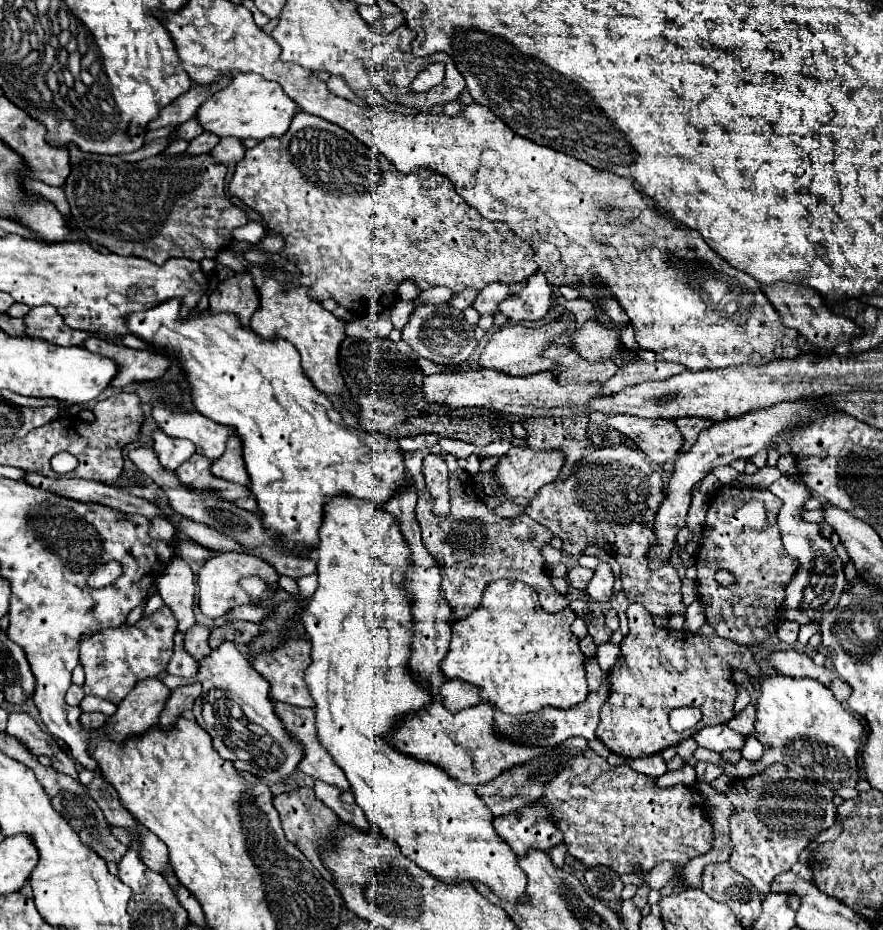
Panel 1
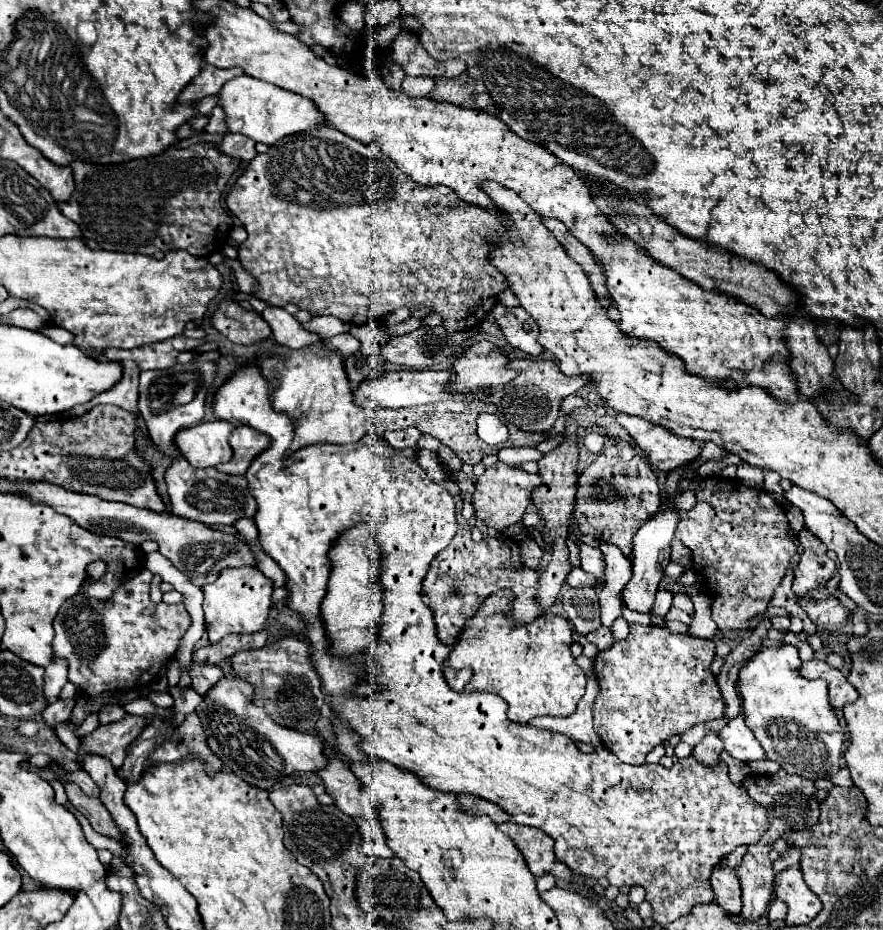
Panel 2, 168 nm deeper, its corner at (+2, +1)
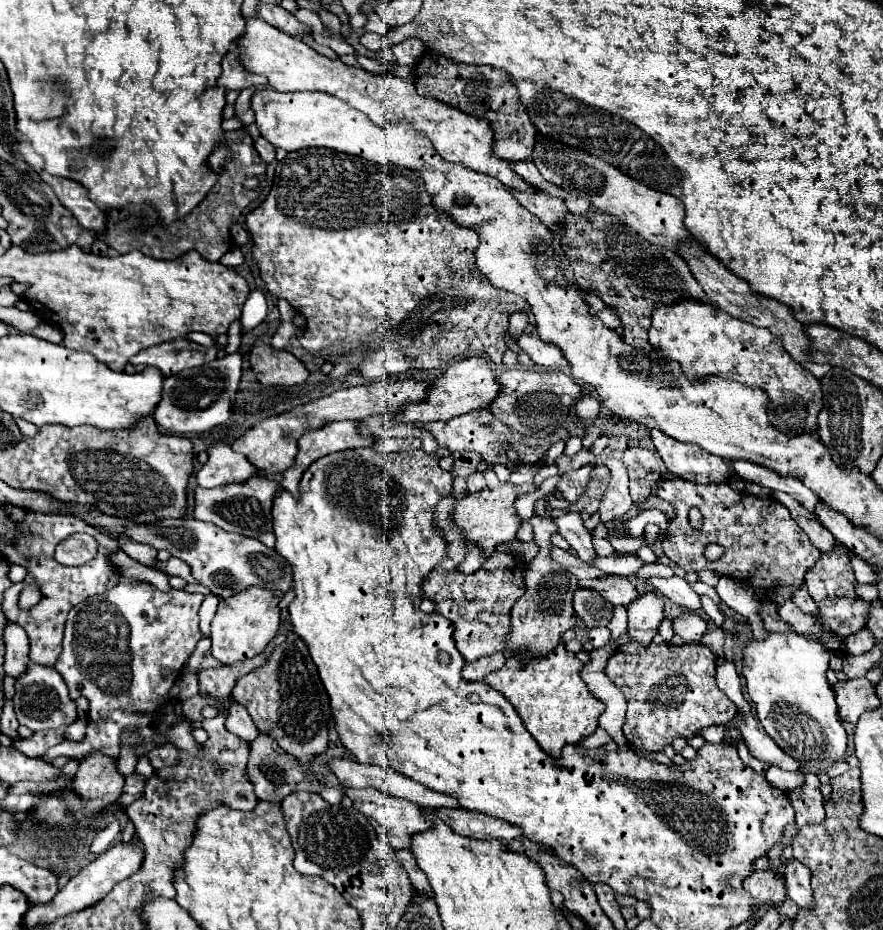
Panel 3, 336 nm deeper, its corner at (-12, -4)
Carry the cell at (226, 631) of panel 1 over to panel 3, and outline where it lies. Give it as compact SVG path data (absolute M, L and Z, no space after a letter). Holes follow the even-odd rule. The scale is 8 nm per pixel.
M275 636L271 640L271 644L267 646L267 650L251 660L243 660L243 662L235 662L231 666L221 666L221 668L209 668L209 670L201 670L199 672L199 694L201 696L211 696L215 700L229 700L231 688L235 686L235 682L249 674L251 670L255 670L257 666L261 666L265 662L265 658L271 656L271 652L275 650L275 646L281 644L281 638Z

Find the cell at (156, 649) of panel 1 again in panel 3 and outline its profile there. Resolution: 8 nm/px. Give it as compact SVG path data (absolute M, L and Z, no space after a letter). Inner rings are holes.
M121 578L119 586L87 598L69 612L63 652L55 670L63 676L69 696L87 698L91 706L89 714L99 716L89 718L83 742L53 746L45 762L61 754L81 760L95 750L117 760L125 732L137 736L137 758L147 756L151 748L167 742L173 742L177 750L199 756L201 744L195 740L189 720L177 720L165 734L161 734L153 722L157 720L157 710L173 700L169 690L193 654L195 644L203 638L199 630L199 608L203 598L203 594L173 588L161 592L149 582Z

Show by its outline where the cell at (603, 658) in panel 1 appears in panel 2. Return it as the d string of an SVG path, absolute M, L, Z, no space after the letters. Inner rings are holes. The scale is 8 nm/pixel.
M599 627L597 631L589 633L587 639L589 639L593 645L597 645L599 651L605 651L605 649L609 649L609 645L615 643L615 637L613 637L611 629L607 629L607 627Z

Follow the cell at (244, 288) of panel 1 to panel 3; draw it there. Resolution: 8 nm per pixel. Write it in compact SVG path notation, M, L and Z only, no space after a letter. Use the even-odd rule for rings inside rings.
M263 342L255 344L253 352L249 354L249 362L257 380L265 388L299 386L305 384L305 380L309 378L309 370L299 358L295 358L293 354L275 352Z

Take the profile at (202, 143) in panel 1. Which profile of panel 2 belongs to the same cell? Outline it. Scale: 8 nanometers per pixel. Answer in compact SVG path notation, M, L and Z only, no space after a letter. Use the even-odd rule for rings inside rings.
M215 107L211 117L209 117L209 125L205 127L205 133L209 135L223 135L227 133L227 125L225 125L225 115L221 111L221 107Z

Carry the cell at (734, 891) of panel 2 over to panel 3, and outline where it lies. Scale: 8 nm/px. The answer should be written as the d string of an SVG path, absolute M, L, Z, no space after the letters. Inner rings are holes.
M757 870L749 878L745 878L743 888L755 898L759 904L779 904L785 900L785 882L781 870Z

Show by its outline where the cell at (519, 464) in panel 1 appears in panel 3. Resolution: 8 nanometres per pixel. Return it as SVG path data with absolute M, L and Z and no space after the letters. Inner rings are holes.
M487 468L483 474L485 474L489 486L481 492L473 492L473 494L467 494L465 498L457 500L455 510L451 512L451 524L461 532L463 540L465 540L465 546L467 546L467 554L465 554L463 562L459 564L459 572L463 572L463 574L473 574L473 570L479 570L483 566L485 558L493 554L497 544L515 540L515 534L519 530L521 520L515 514L513 502L519 498L519 494L535 490L533 484L513 486L509 482L501 482L495 476L493 468Z

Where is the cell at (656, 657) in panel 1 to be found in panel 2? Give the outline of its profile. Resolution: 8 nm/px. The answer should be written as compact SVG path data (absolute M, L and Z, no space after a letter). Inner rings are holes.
M631 623L629 629L631 629L631 633L629 633L627 639L615 641L611 649L605 649L605 651L601 651L601 653L595 657L595 675L597 675L597 681L599 681L601 691L599 691L597 701L595 701L595 707L593 707L593 719L595 719L595 731L597 731L597 735L601 737L603 745L605 745L609 751L613 751L623 763L629 763L629 765L643 765L643 763L645 763L645 755L647 755L653 747L665 743L665 741L667 741L669 737L673 737L673 735L685 733L687 729L691 729L691 727L697 725L697 723L715 719L717 713L719 713L719 715L725 713L725 701L723 701L723 697L721 697L721 693L719 693L717 677L715 677L715 675L711 673L711 669L709 669L711 663L713 663L713 659L715 659L715 643L713 643L711 639L693 637L693 635L689 635L689 633L683 633L683 635L671 633L667 627L657 627L657 625Z

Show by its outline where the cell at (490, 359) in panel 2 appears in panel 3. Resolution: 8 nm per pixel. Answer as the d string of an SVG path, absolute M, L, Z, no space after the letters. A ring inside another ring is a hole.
M465 358L449 366L443 374L439 374L431 382L431 394L427 394L425 402L417 402L411 406L405 406L399 414L391 418L391 422L405 422L405 424L427 424L435 420L451 420L455 416L487 408L493 398L499 394L499 384L495 382L495 372L491 370L491 364L485 362L485 358Z

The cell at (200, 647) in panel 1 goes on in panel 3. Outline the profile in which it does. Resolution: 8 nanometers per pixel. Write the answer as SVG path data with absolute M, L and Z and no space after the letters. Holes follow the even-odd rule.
M229 700L231 702L231 708L229 708L229 716L227 716L227 722L225 722L225 728L247 740L247 742L253 742L257 736L259 736L259 730L257 726L251 722L251 716L247 714L247 710L241 706L241 704L235 704L235 700Z

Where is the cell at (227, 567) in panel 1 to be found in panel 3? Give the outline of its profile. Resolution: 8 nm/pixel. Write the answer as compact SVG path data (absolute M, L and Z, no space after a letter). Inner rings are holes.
M247 588L231 598L223 598L219 602L217 614L211 622L211 654L221 664L235 664L247 658L253 658L265 650L265 646L275 638L279 630L279 600L283 594L279 590L263 590L263 588Z

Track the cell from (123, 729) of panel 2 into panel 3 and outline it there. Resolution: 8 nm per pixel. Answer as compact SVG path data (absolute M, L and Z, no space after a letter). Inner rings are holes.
M97 752L79 762L79 770L77 770L75 778L73 778L71 792L75 792L79 798L83 798L87 802L85 804L85 816L87 818L93 818L93 814L101 812L105 806L113 804L119 798L119 794L123 790L123 784L125 784L125 778L117 772L115 764L117 762L113 758L107 758L107 756L97 754Z

